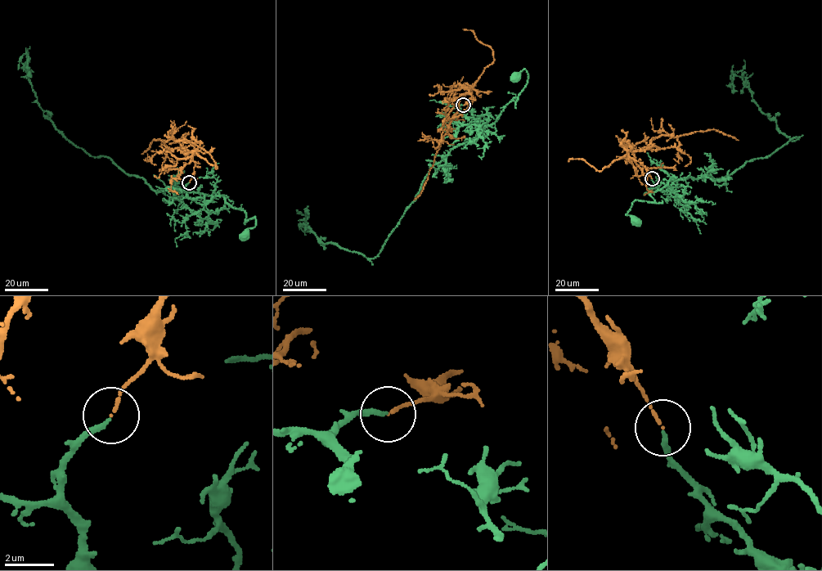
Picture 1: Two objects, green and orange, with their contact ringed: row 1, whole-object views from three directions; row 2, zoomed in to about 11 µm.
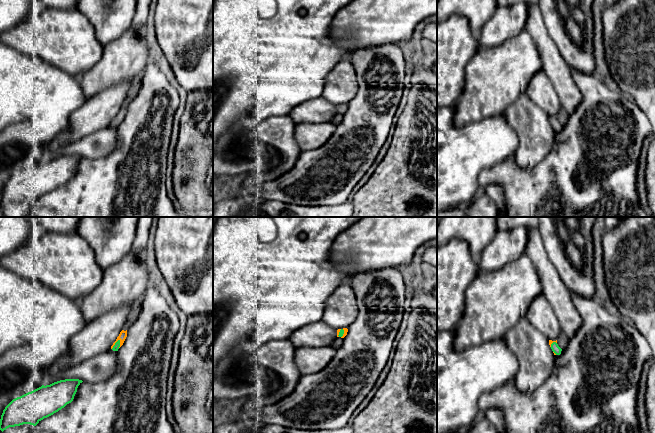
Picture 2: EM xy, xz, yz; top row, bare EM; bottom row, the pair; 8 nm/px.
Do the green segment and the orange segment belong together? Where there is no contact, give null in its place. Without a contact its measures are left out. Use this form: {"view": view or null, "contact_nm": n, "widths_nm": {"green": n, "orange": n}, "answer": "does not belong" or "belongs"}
{"view": "xy", "contact_nm": 100, "widths_nm": {"green": 50, "orange": 70}, "answer": "does not belong"}

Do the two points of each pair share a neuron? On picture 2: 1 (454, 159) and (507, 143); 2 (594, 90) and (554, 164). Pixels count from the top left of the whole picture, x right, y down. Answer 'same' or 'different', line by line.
1: same
2: same

